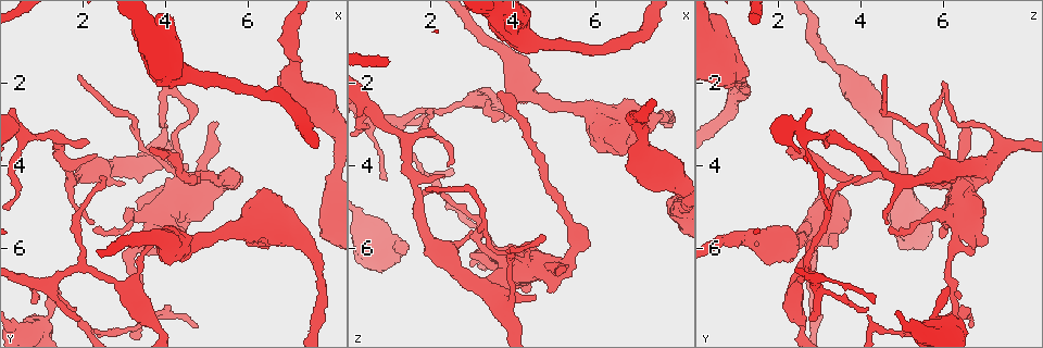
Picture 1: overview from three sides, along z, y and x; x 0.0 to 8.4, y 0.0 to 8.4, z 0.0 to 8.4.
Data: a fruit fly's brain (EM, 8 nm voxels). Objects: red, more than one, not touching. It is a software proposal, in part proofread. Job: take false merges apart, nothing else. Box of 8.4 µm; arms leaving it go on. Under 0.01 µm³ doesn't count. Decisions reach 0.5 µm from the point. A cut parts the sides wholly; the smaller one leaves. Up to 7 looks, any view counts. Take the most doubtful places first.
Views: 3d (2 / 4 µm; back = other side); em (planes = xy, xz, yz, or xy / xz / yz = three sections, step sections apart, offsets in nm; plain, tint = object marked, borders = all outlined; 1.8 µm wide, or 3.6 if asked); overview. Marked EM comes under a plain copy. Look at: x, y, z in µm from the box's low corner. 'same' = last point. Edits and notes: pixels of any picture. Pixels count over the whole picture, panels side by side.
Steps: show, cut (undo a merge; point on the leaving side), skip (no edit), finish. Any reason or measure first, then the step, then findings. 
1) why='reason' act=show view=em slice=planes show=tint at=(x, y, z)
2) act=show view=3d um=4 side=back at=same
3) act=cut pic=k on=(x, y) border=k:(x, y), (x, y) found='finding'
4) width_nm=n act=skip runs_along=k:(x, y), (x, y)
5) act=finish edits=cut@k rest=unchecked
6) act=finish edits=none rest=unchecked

why='looks like a crossing' act=show view=em slice=xz step=16 show=tint at=(1.15, 6.85, 2.85)

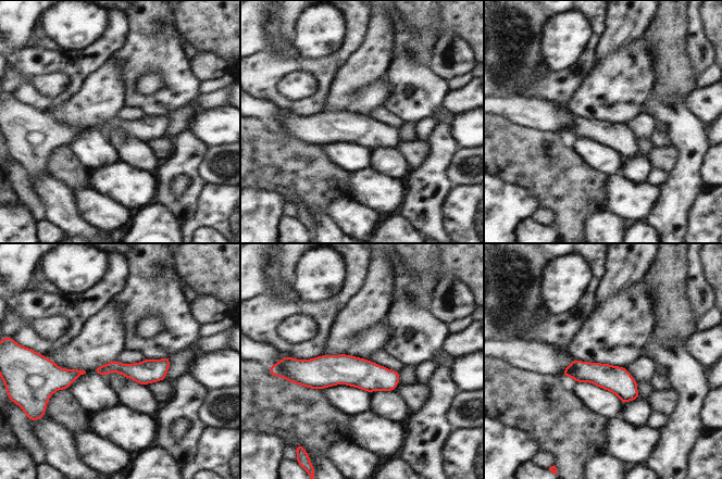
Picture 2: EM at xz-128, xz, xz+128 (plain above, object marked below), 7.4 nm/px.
act=skip found='all the same neuron'

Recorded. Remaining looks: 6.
why='thin arm on a thick one' act=show view=em slice=planes show=tint at=(0.65, 3.30, 2.60)

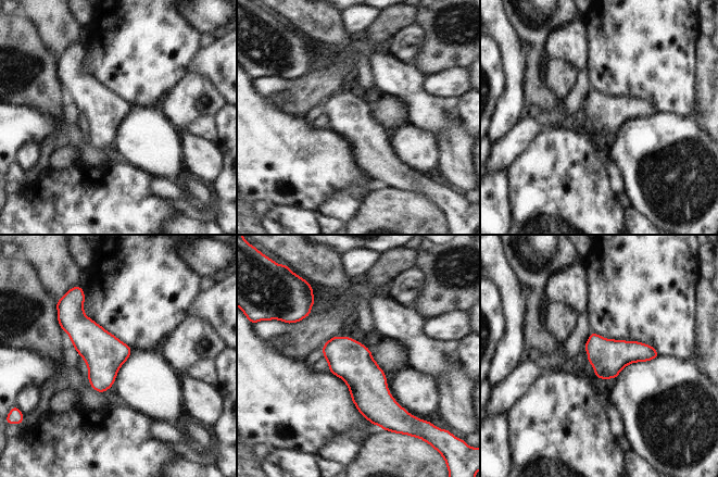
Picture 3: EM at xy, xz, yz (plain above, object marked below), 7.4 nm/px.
act=skip found='continuous, no second neuron'

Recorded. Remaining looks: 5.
why='four arms meet' act=show view=3d um=2 at=(3.85, 3.50, 7.40)

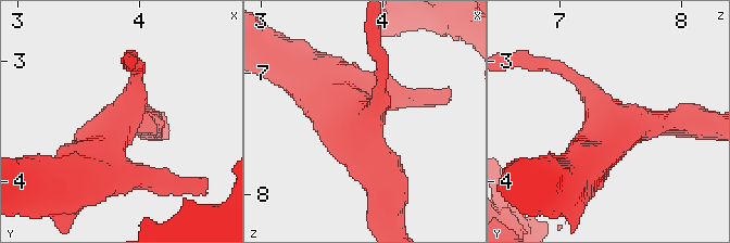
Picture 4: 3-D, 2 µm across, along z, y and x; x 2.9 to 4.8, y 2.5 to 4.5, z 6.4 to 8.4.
arms=4 act=show view=em slice=planes show=tint at=(3.86, 3.46, 7.38)

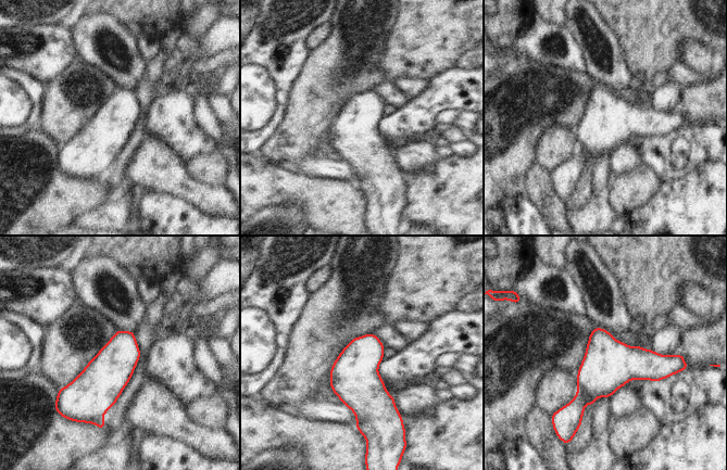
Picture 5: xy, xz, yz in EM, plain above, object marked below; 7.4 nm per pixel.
width_nm=320 act=skip found='one neuron here'

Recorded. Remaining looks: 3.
act=finish edits=none rest=unchecked

